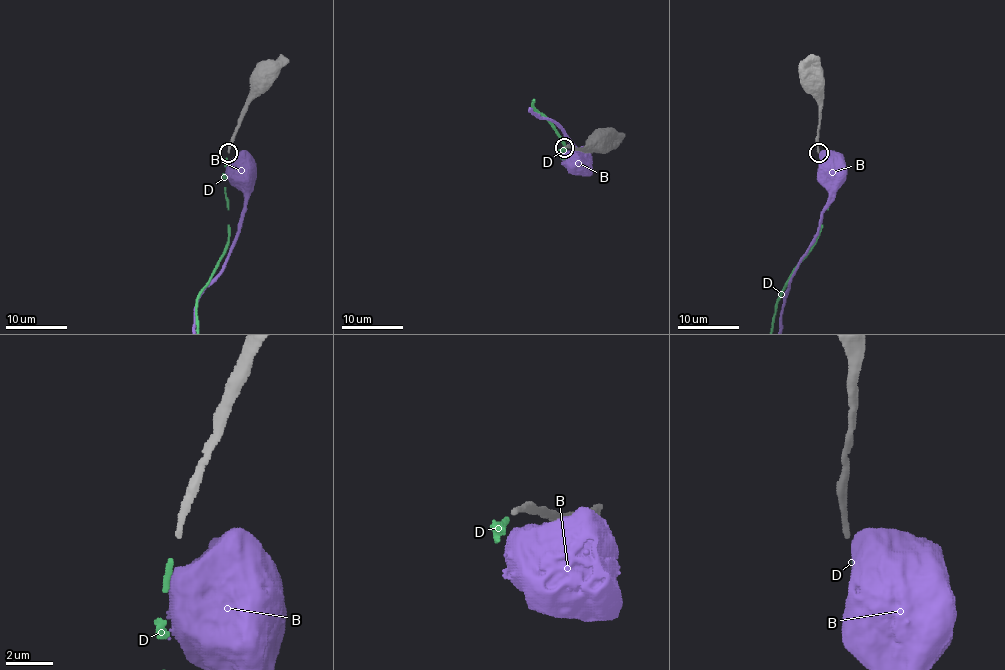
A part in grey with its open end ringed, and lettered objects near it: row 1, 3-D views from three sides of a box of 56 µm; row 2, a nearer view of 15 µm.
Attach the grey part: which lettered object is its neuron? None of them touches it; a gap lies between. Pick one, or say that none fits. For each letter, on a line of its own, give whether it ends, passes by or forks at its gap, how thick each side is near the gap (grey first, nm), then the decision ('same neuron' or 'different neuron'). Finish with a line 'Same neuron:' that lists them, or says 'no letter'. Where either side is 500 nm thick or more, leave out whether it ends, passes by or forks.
B: calibres 240 and 850 nm; different neuron
D: it ends; calibres 240 and 240 nm; same neuron
Same neuron: D

